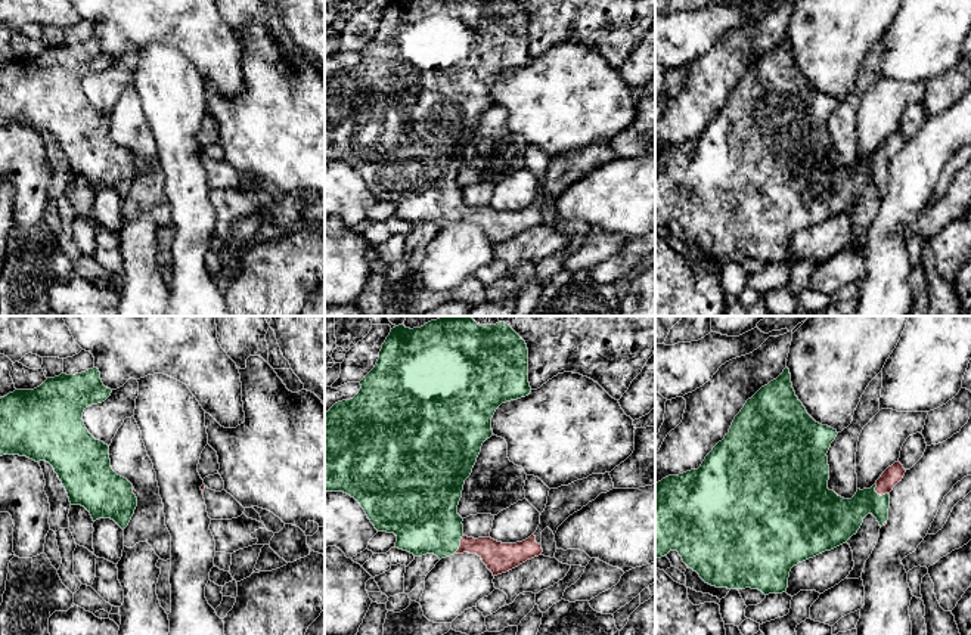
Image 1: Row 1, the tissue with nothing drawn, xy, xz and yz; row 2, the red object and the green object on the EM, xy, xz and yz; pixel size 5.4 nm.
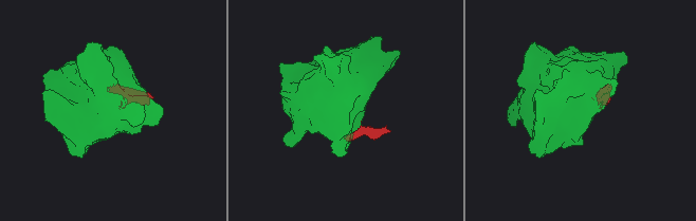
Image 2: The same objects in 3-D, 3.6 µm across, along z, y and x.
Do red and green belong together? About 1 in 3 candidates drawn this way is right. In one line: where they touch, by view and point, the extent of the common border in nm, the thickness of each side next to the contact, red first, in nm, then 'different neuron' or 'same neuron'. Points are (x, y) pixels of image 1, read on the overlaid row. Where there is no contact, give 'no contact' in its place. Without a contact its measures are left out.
yz (878, 493) | 100 nm | 100/220 nm | same neuron

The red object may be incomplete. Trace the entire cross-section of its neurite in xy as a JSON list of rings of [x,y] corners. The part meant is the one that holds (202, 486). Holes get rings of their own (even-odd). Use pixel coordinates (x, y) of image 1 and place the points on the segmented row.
[[[201,486],[207,512],[211,520],[232,520],[243,514],[245,508],[226,490],[215,492]]]

